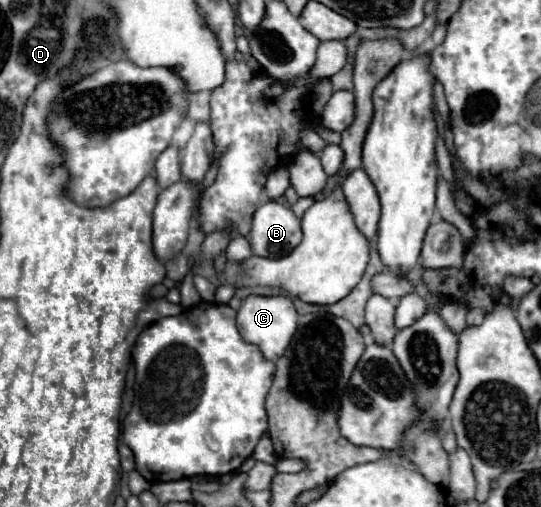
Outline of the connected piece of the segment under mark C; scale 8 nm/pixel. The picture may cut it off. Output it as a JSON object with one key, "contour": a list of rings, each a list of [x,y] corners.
{"contour":[[[248,295],[242,301],[242,307],[238,309],[238,331],[240,331],[240,335],[248,343],[254,343],[256,347],[260,347],[260,351],[272,361],[278,355],[282,355],[282,351],[286,349],[286,343],[290,343],[290,339],[294,337],[296,321],[298,321],[298,311],[296,311],[292,299],[286,295],[272,295],[272,297]]]}

